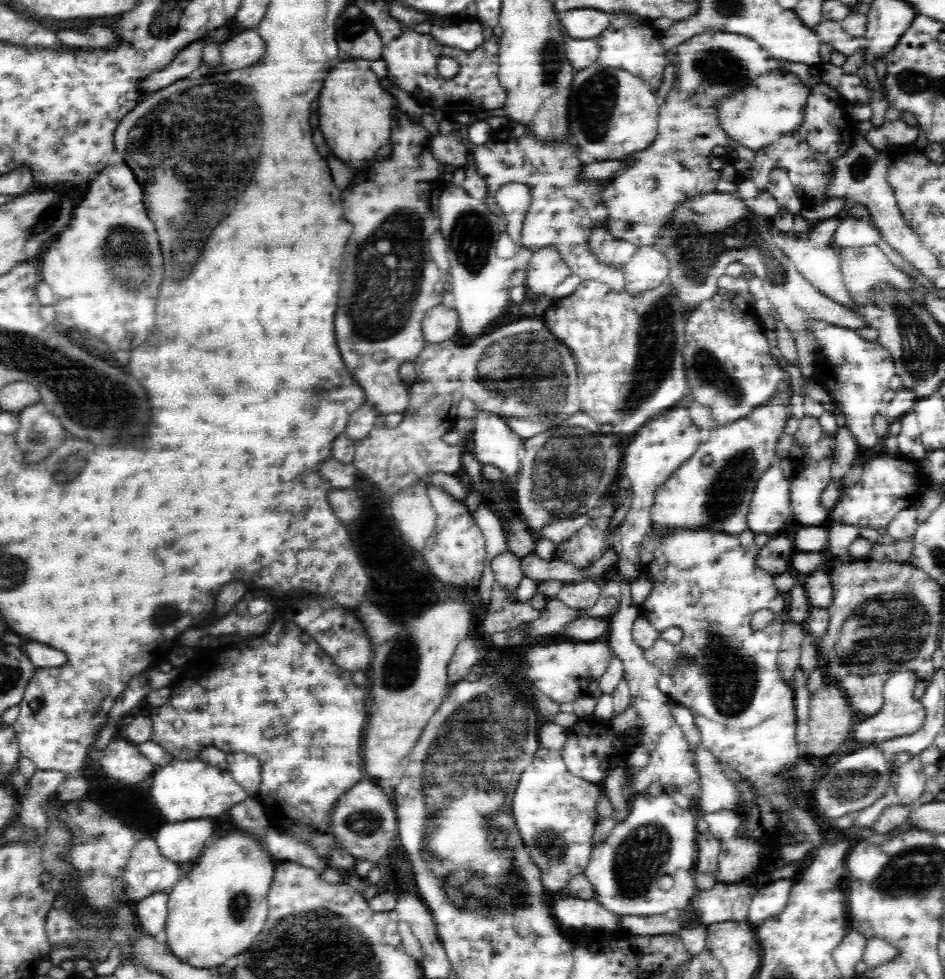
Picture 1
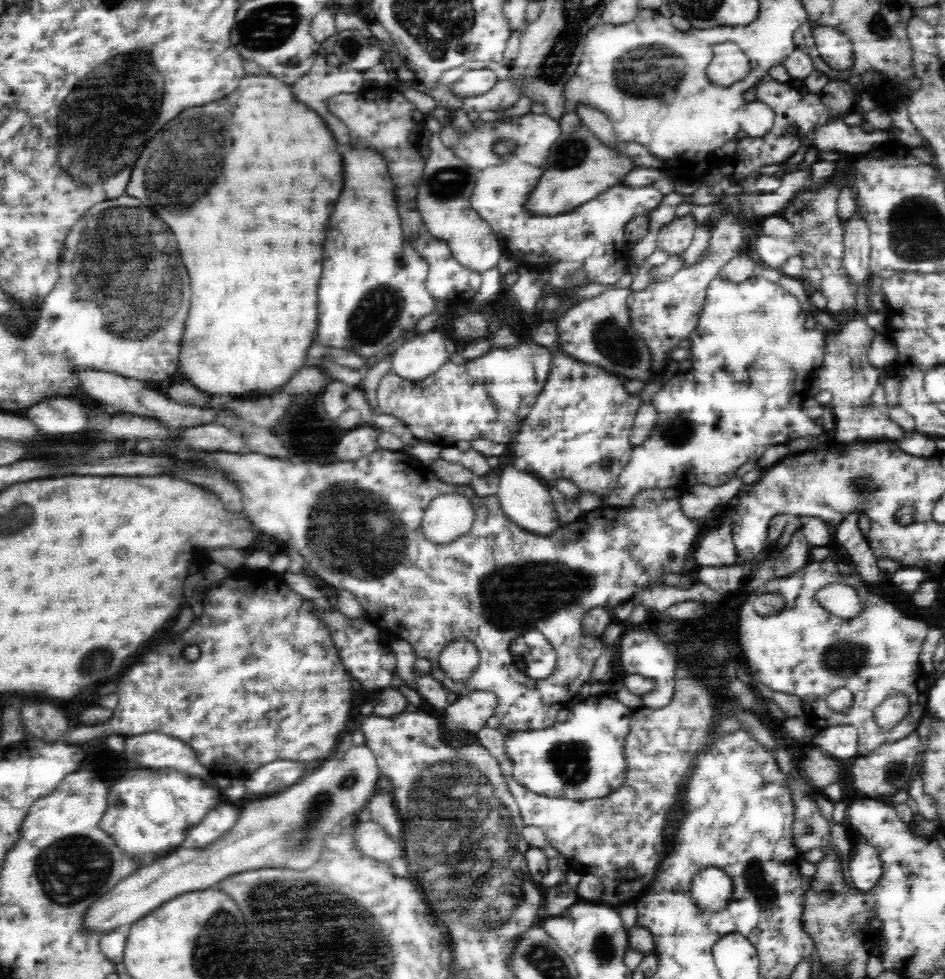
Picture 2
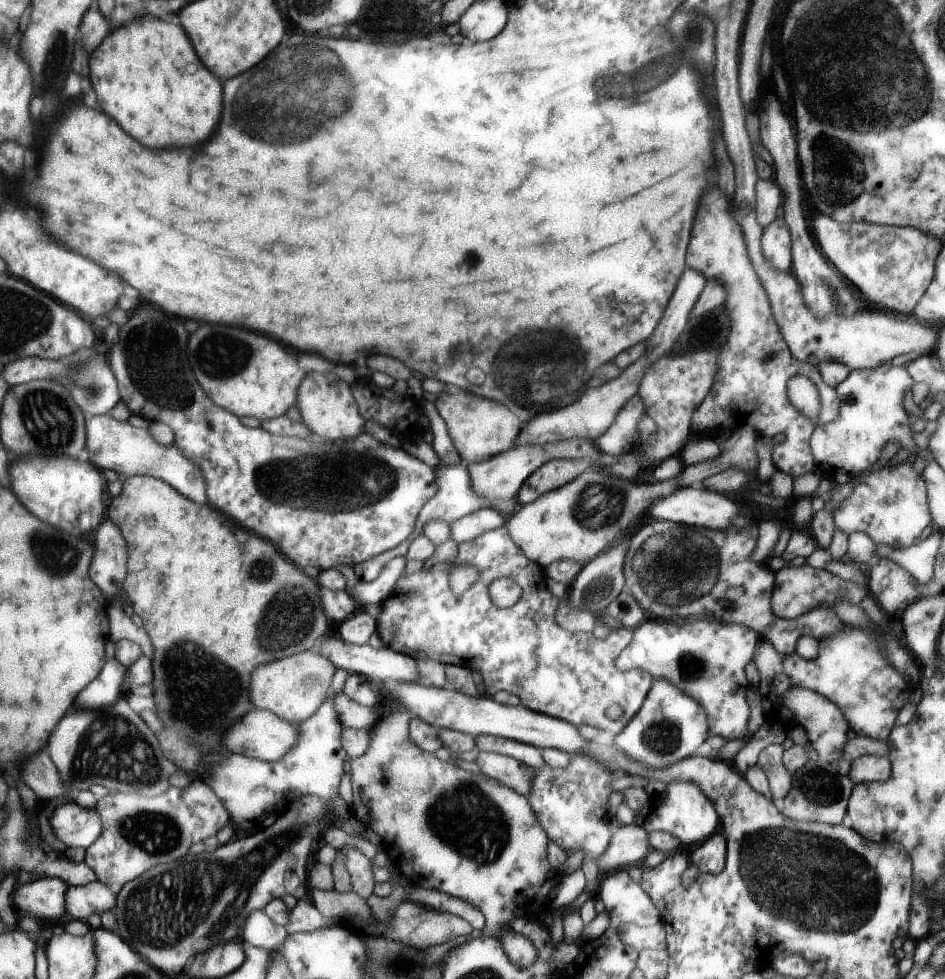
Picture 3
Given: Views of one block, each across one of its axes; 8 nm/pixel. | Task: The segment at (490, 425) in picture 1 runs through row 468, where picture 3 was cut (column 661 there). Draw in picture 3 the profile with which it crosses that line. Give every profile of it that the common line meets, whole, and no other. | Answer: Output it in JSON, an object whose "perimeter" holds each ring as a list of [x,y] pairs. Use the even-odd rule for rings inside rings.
{"perimeter":[[[700,485],[686,486],[678,488],[668,497],[659,499],[655,502],[655,508],[651,507],[651,516],[659,520],[669,520],[672,523],[703,527],[716,531],[725,530],[731,526],[731,518],[739,514],[737,504],[731,498]],[[659,502],[659,504],[657,504]]]}

